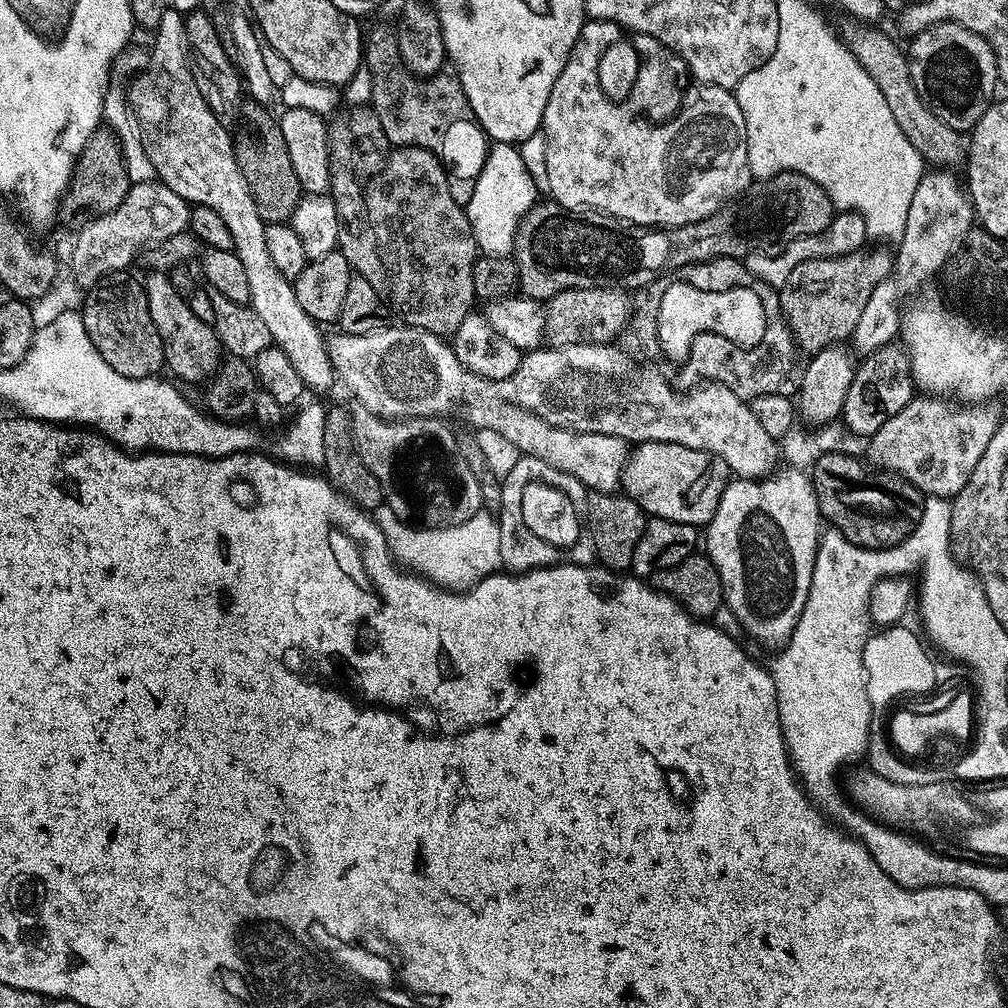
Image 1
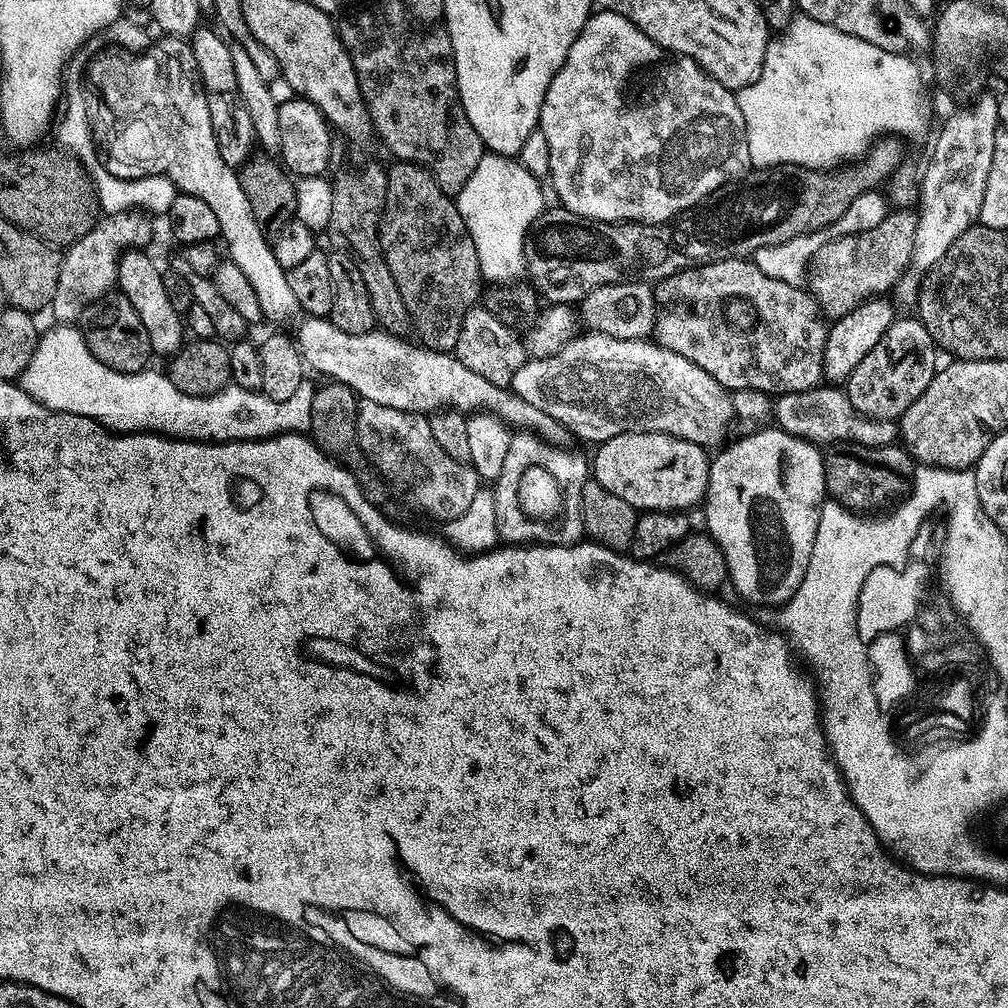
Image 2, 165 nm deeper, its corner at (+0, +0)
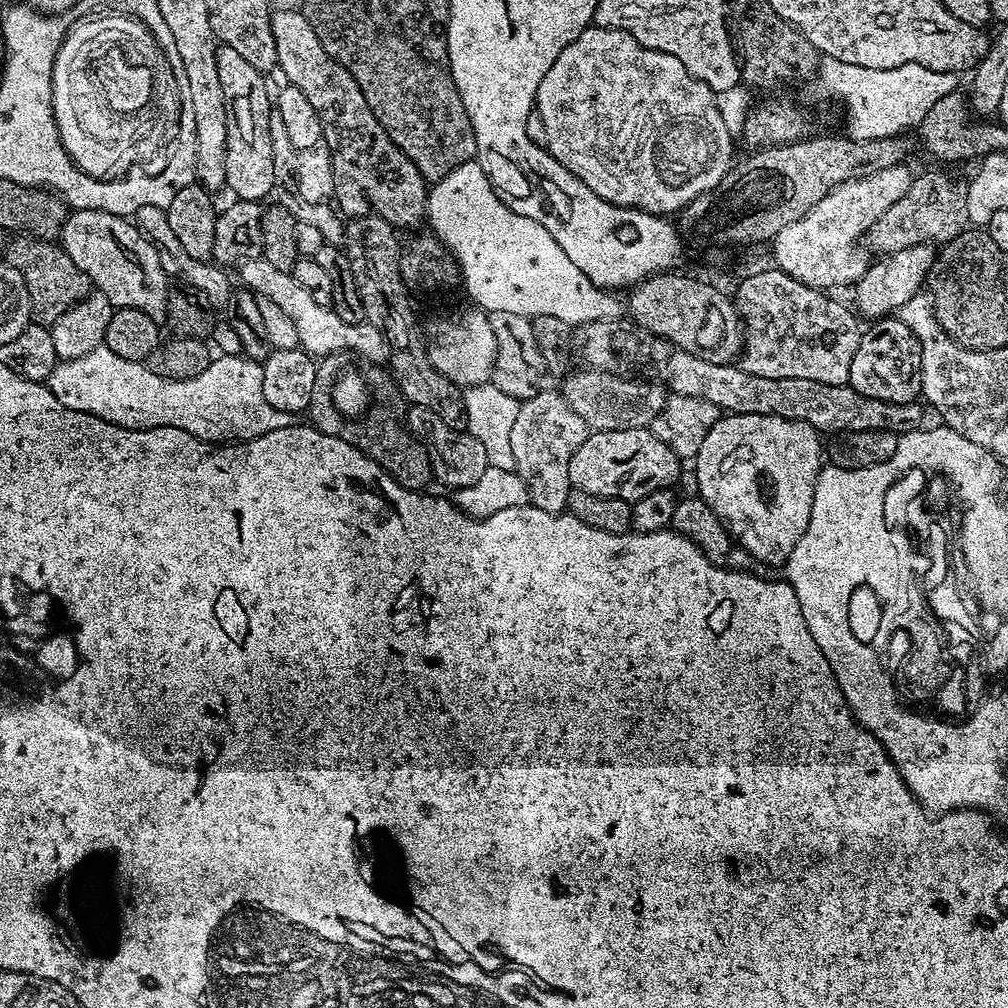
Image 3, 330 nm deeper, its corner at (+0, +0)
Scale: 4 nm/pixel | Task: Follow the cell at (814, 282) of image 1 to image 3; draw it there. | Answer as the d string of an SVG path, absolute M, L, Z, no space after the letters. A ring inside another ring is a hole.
M924 172L913 175L910 190L870 226L863 243L872 254L887 254L898 250L910 250L910 246L930 244L942 246L959 232L969 227L966 198L968 185L962 179L955 180L948 172Z

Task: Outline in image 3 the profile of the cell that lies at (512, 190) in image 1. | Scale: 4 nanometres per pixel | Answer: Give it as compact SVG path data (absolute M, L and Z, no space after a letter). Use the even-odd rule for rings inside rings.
M475 160L458 166L458 170L450 170L446 178L431 185L426 220L429 225L432 223L431 231L460 265L462 288L477 300L475 303L486 313L505 312L529 318L545 316L558 318L573 326L603 320L619 321L620 315L625 315L625 301L616 297L619 295L590 282L590 278L586 278L586 274L582 274L582 270L578 270L578 266L566 258L562 246L554 242L546 226L538 226L534 218L522 218L522 214L514 214L514 210L500 200L500 193L493 190L490 178L486 178L482 166Z

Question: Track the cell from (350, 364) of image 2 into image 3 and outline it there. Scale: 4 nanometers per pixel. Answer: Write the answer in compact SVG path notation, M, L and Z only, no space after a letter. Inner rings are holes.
M263 258L258 260L243 260L238 266L240 272L239 283L247 288L249 292L255 292L257 296L266 298L274 302L274 306L282 309L282 314L294 322L294 327L298 329L300 347L313 358L323 358L335 356L337 354L349 354L357 352L360 356L365 356L368 360L380 364L389 359L390 341L384 333L378 331L370 323L351 324L342 322L338 314L331 307L320 306L314 302L314 297L305 286L296 282L291 272L277 270L272 263L266 262Z

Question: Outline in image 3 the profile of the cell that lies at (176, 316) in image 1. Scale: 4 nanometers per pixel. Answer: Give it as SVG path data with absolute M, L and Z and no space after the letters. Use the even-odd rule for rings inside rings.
M77 208L69 211L66 222L60 231L58 243L61 248L66 250L66 254L70 254L74 266L78 266L78 270L90 278L92 288L103 294L112 304L113 309L142 310L142 314L154 318L156 324L165 323L170 278L162 270L162 262L158 262L155 246L136 228L135 223L129 222L123 216L115 216L102 210Z

